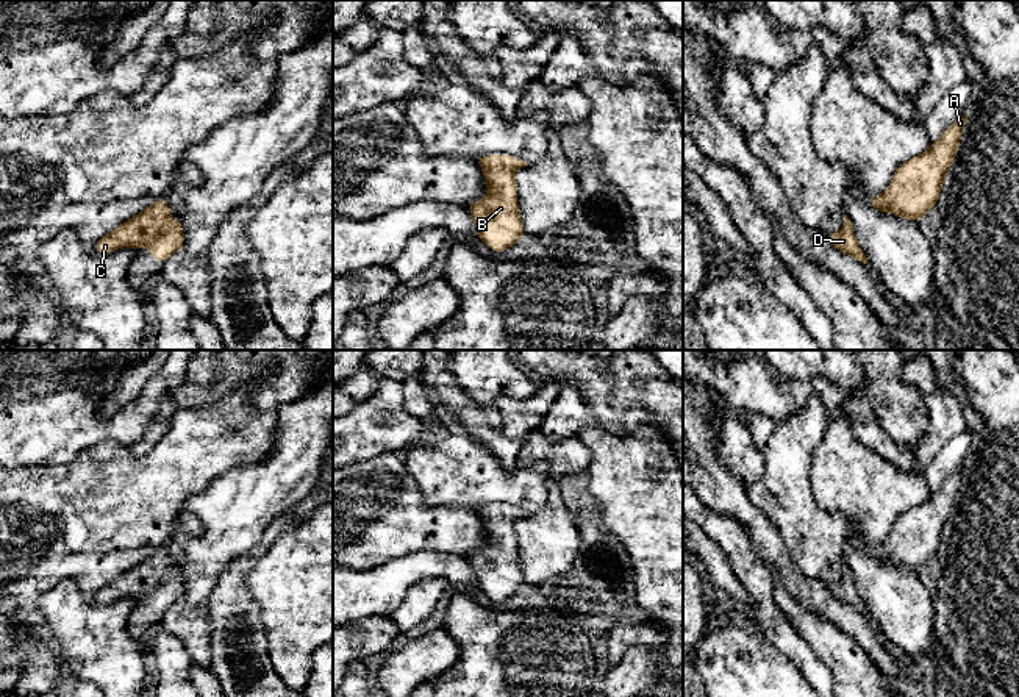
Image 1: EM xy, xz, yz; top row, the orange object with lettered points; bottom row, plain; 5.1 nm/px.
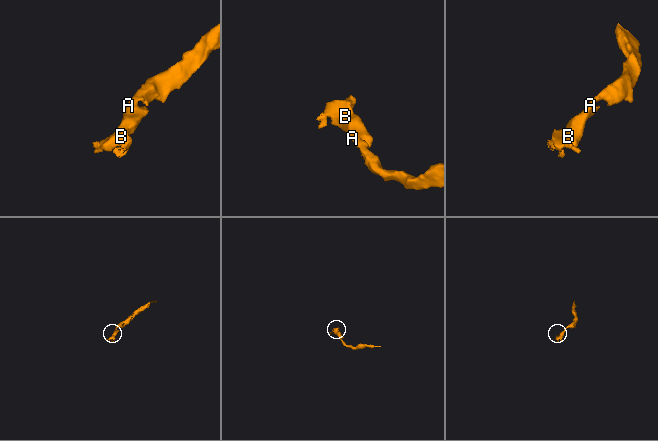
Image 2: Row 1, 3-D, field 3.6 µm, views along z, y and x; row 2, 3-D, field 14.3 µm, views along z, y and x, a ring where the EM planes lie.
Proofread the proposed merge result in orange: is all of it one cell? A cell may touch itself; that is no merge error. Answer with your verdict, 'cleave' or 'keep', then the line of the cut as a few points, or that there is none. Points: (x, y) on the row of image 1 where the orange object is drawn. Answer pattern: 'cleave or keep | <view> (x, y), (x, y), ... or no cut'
keep | no cut

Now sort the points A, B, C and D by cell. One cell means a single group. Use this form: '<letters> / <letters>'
A B C D

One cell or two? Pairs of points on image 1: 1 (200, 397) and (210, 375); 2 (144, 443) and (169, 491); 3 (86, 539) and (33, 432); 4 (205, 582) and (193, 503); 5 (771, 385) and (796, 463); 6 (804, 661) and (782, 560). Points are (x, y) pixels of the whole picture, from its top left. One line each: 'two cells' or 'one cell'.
1: one cell
2: two cells
3: two cells
4: one cell
5: two cells
6: two cells

